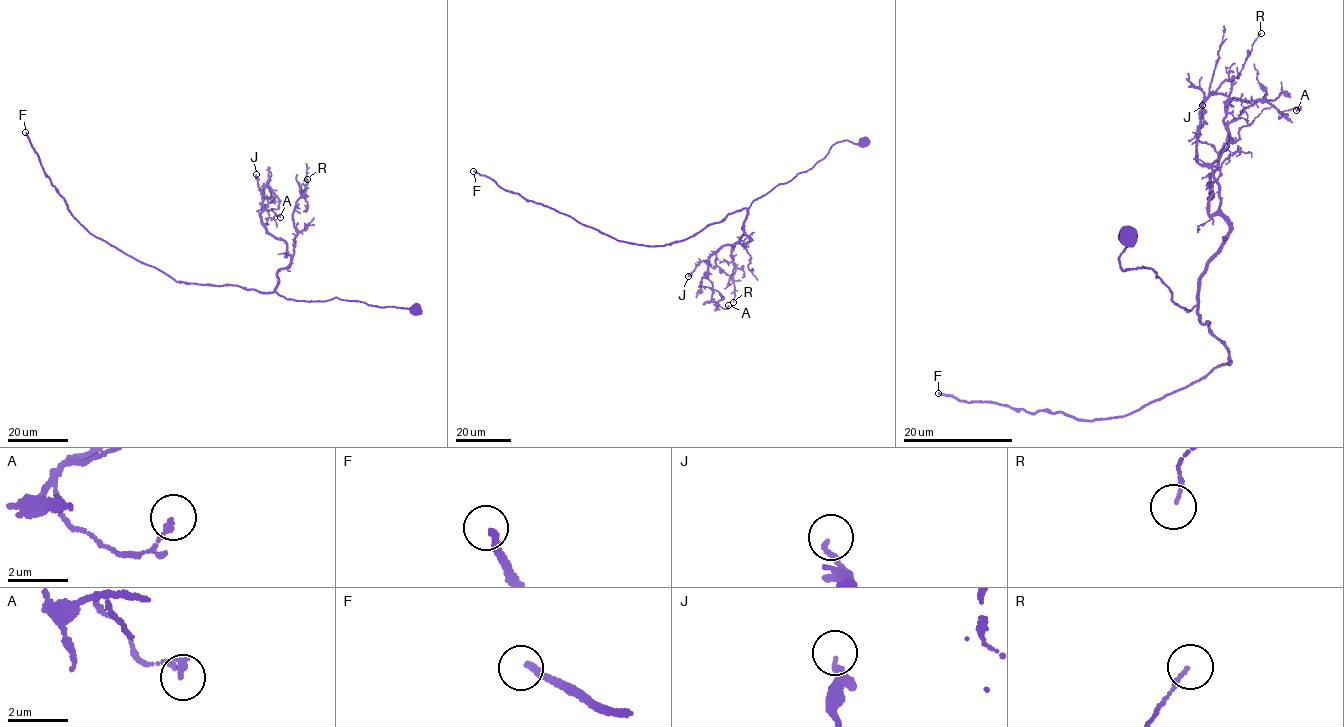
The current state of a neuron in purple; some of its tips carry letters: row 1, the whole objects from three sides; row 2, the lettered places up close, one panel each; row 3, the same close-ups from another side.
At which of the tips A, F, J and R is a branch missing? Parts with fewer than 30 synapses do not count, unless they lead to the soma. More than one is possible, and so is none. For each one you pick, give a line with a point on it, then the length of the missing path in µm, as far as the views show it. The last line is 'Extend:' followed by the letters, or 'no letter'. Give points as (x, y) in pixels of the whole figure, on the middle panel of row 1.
F: place (473, 171); missing 50 µm
Extend: F

